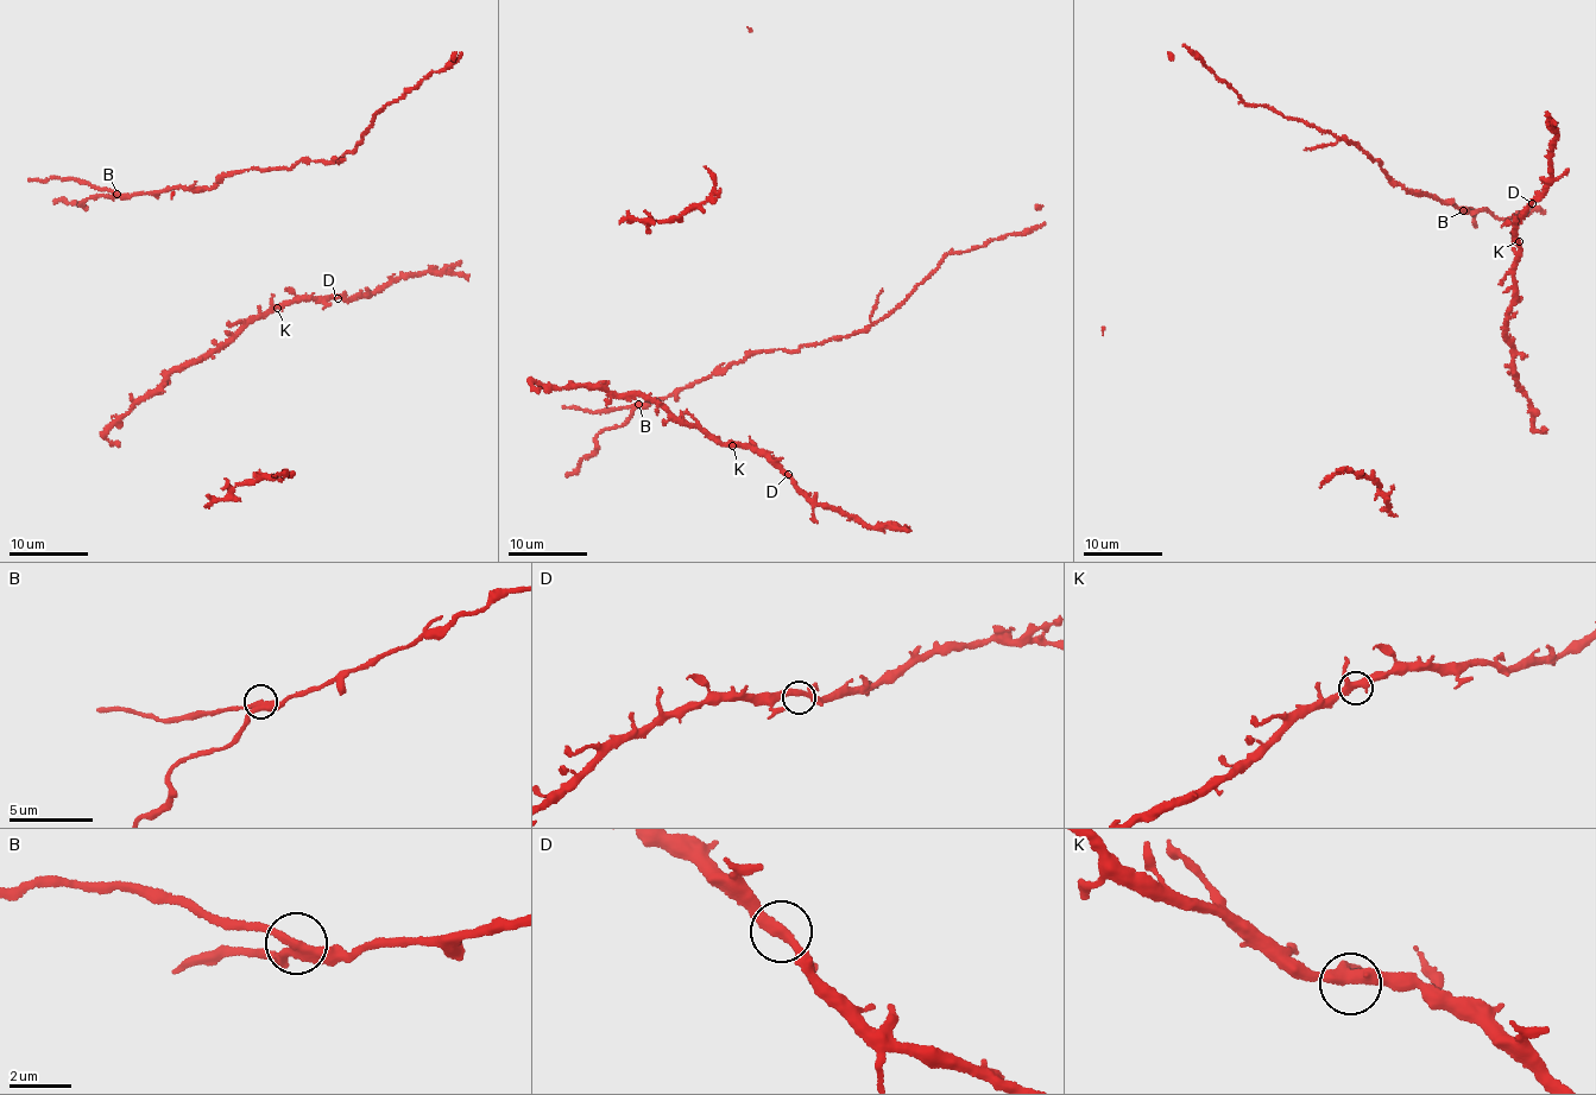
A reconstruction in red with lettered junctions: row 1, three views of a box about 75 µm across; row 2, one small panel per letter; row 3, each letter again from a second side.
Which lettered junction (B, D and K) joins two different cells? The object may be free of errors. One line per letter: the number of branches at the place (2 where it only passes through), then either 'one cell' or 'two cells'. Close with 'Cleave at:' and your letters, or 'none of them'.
B: branches 3; two cells
D: branches 3; one cell
K: branches 3; one cell
Cleave at: B

